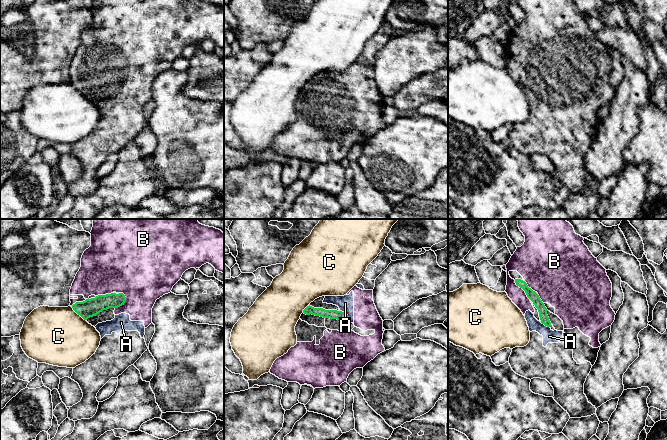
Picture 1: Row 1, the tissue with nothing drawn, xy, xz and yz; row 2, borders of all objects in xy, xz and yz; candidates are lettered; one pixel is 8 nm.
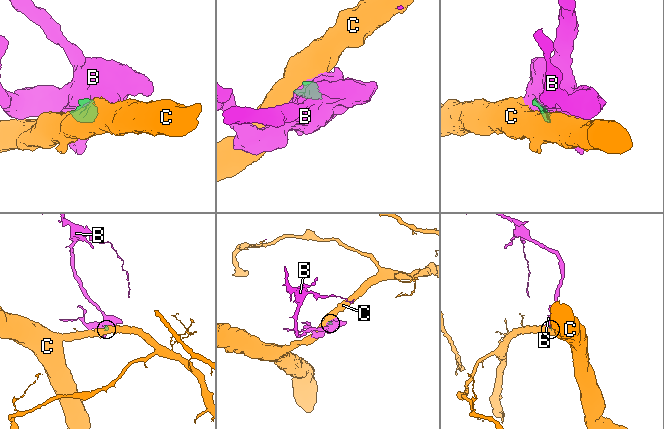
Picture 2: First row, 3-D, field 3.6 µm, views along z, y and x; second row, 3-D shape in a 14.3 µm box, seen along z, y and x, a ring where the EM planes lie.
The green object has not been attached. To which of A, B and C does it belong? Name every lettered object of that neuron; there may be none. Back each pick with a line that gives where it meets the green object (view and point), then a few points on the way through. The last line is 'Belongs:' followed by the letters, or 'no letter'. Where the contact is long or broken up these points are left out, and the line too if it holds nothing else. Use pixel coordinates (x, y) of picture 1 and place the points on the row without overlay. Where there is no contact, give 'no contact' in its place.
A: xz (346, 90)
B: xy (124, 78)
Belongs: A, B

